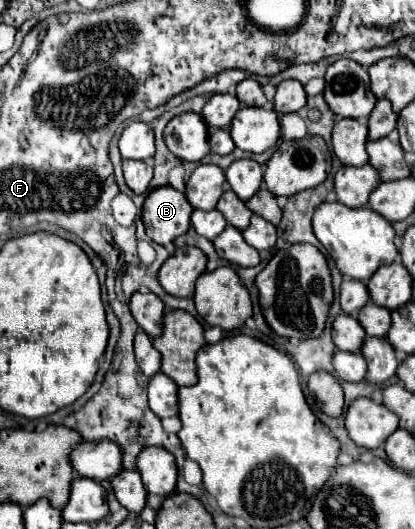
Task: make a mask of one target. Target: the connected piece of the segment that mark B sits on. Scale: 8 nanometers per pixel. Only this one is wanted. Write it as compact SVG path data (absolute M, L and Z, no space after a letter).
M171 186L151 190L143 204L143 224L147 236L157 244L171 244L189 230L191 212L193 206L189 206L183 192L177 192Z

